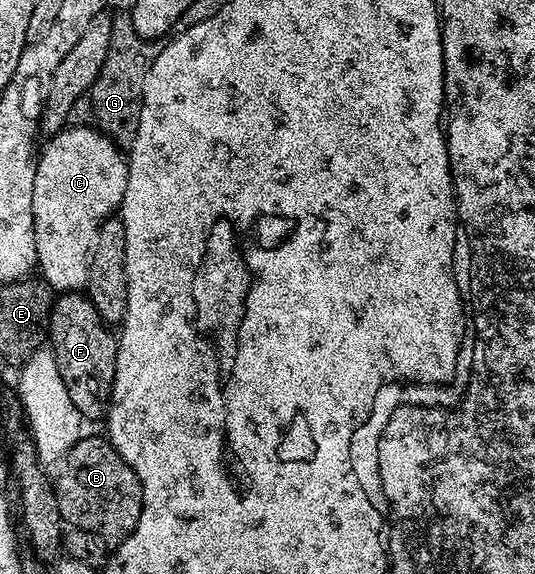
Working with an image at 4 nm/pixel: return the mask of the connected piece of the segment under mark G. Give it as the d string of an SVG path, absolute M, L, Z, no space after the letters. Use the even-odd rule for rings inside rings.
M113 17L110 46L102 64L102 72L98 72L98 80L90 84L88 91L78 96L78 104L70 108L71 121L78 126L93 126L117 144L131 143L140 119L146 72L150 72L150 64L156 58L157 49L155 41L140 38L138 32L134 32L131 17Z

